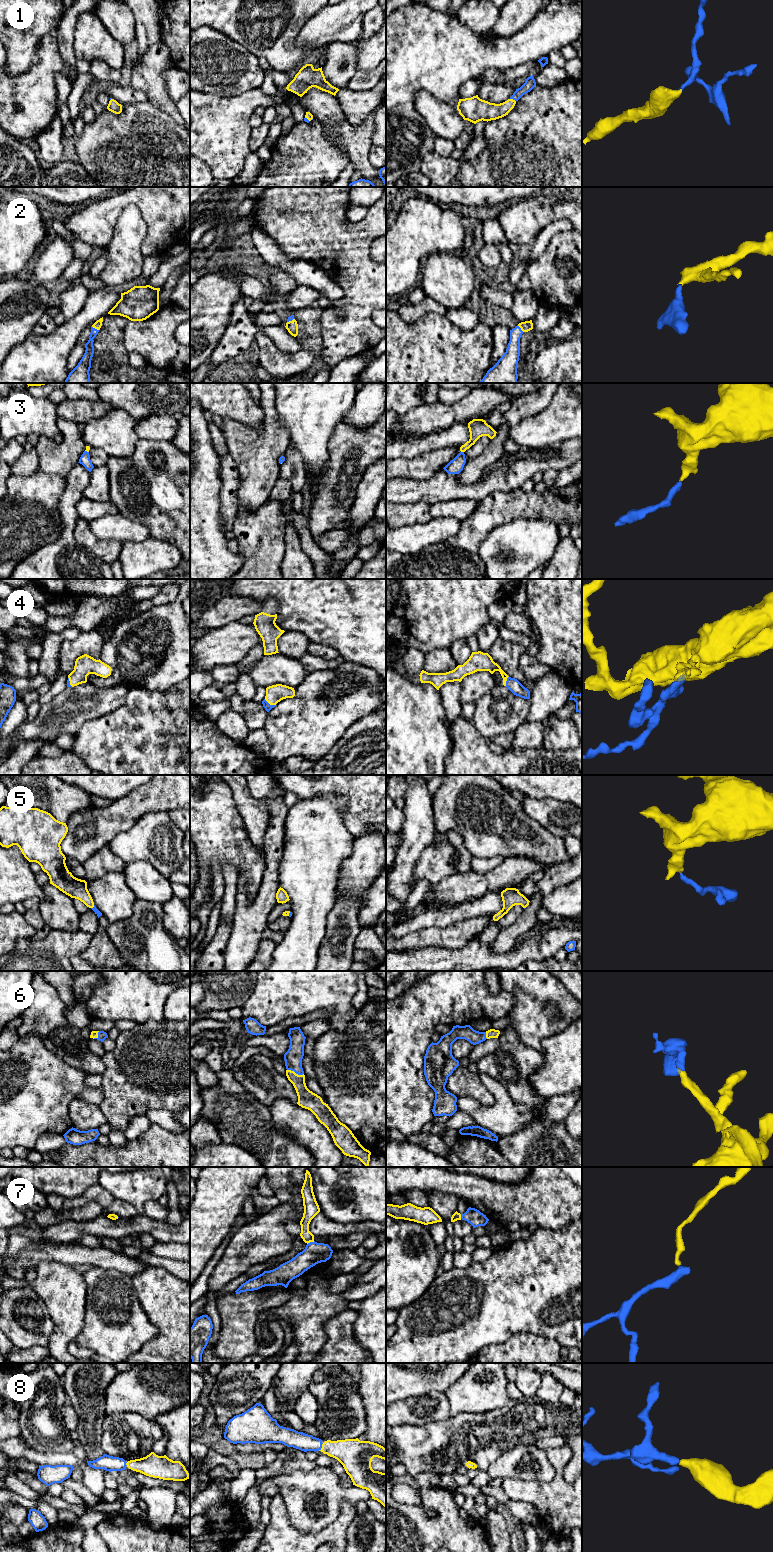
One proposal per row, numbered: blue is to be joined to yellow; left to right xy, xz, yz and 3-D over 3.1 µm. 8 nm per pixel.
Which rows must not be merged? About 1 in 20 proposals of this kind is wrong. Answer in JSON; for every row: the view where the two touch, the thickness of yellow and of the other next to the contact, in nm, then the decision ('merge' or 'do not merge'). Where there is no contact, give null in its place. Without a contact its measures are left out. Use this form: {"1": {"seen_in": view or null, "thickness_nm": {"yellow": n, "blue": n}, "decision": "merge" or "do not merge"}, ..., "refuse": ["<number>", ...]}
{"1": {"seen_in": "yz", "thickness_nm": {"yellow": 160, "blue": 90}, "decision": "merge"}, "2": {"seen_in": "xy", "thickness_nm": {"yellow": 70, "blue": 80}, "decision": "merge"}, "3": {"seen_in": "yz", "thickness_nm": {"yellow": 140, "blue": 120}, "decision": "merge"}, "4": {"seen_in": "xz", "thickness_nm": {"yellow": 140, "blue": 60}, "decision": "merge"}, "5": {"seen_in": "xy", "thickness_nm": {"yellow": 160, "blue": 40}, "decision": "merge"}, "6": {"seen_in": "xz", "thickness_nm": {"yellow": 150, "blue": 150}, "decision": "merge"}, "7": {"seen_in": "xz", "thickness_nm": {"yellow": 110, "blue": 170}, "decision": "merge"}, "8": {"seen_in": "xz", "thickness_nm": {"yellow": 240, "blue": 140}, "decision": "merge"}, "refuse": []}

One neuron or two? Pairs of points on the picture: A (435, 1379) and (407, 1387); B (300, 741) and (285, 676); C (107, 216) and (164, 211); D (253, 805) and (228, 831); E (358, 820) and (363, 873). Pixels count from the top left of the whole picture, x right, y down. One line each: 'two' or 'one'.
A: one
B: two
C: one
D: two
E: two

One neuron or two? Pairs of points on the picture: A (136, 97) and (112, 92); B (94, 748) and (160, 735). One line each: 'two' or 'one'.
A: one
B: one

